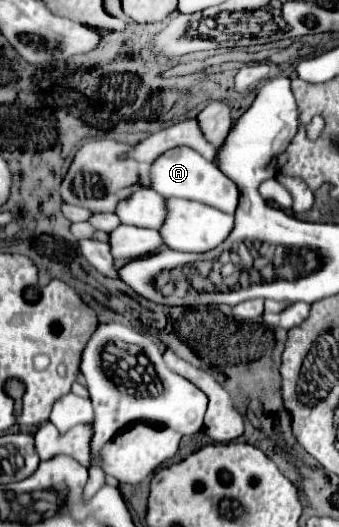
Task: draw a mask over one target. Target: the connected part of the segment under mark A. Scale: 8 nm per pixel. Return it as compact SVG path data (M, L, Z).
M186 146L172 148L154 160L150 168L150 188L162 196L176 196L214 206L216 210L224 210L226 214L232 214L238 206L238 188L234 186L234 182L228 180L214 162L204 160L196 150Z

